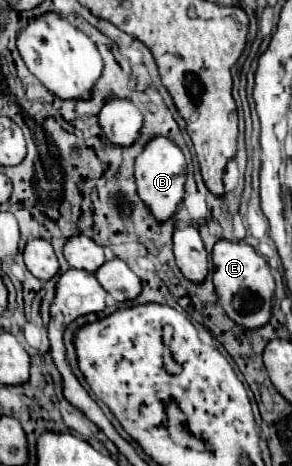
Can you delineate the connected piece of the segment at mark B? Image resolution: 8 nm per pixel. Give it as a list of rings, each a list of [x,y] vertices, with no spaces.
[[[154,136],[152,140],[146,142],[144,150],[136,158],[136,170],[134,178],[138,184],[138,196],[146,202],[150,212],[154,214],[156,220],[168,220],[174,212],[176,206],[182,200],[184,194],[184,182],[186,182],[186,160],[182,150],[166,136]]]

